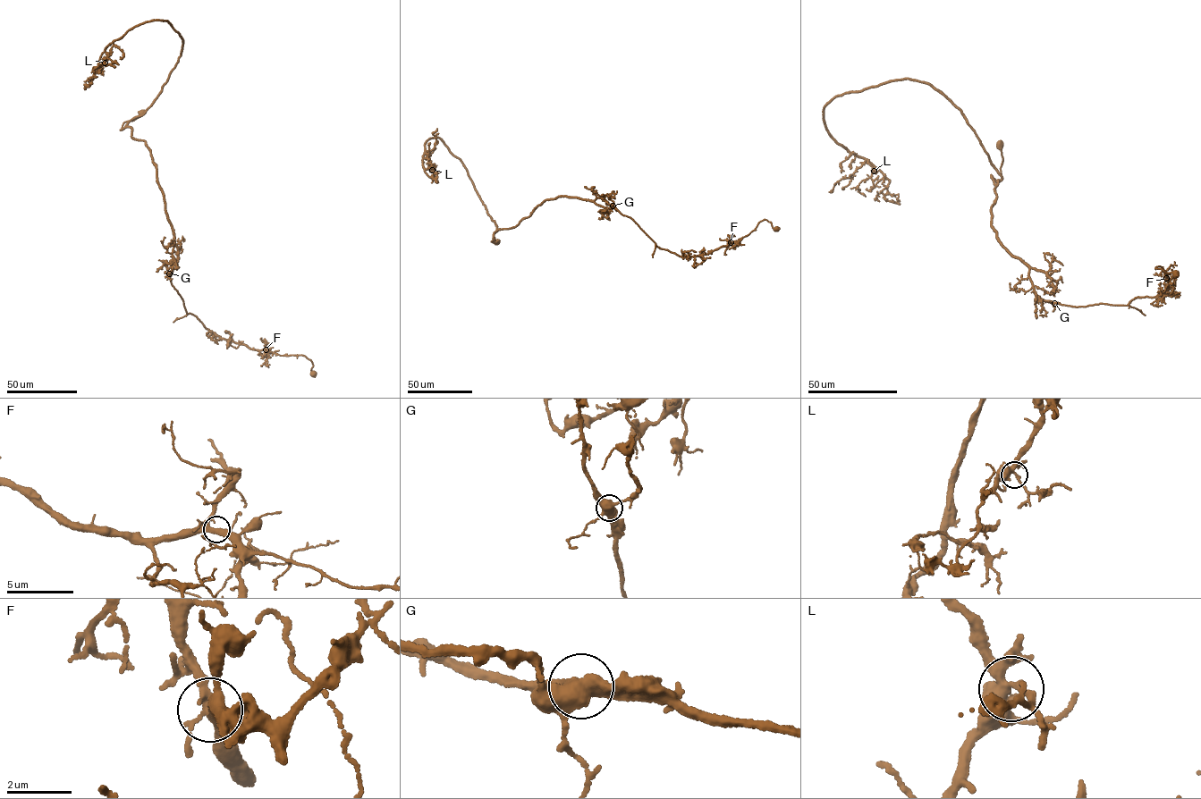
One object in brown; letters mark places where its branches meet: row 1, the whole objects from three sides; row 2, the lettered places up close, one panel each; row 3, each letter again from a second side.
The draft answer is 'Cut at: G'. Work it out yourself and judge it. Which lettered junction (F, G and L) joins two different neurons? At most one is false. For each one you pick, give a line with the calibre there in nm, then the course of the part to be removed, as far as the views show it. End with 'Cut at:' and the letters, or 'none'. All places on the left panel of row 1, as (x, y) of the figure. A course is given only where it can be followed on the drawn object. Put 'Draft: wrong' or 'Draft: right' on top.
Draft: right
G: Thickness 460 nm. Course of the part to remove: (169, 273), (187, 313), (196, 315), (206, 328), (251, 349), (283, 356), (303, 355), (312, 361), (315, 376)
Cut at: G

